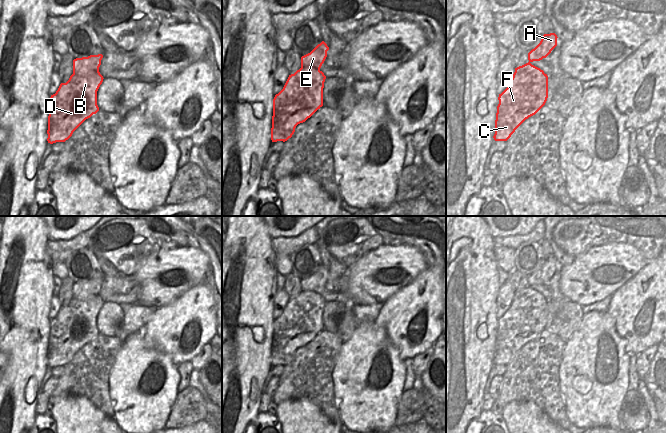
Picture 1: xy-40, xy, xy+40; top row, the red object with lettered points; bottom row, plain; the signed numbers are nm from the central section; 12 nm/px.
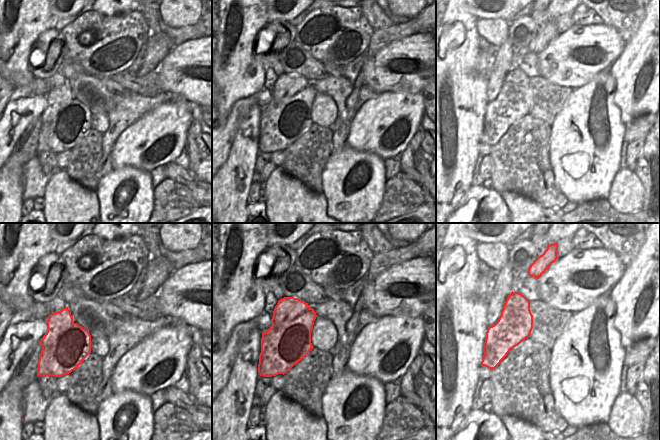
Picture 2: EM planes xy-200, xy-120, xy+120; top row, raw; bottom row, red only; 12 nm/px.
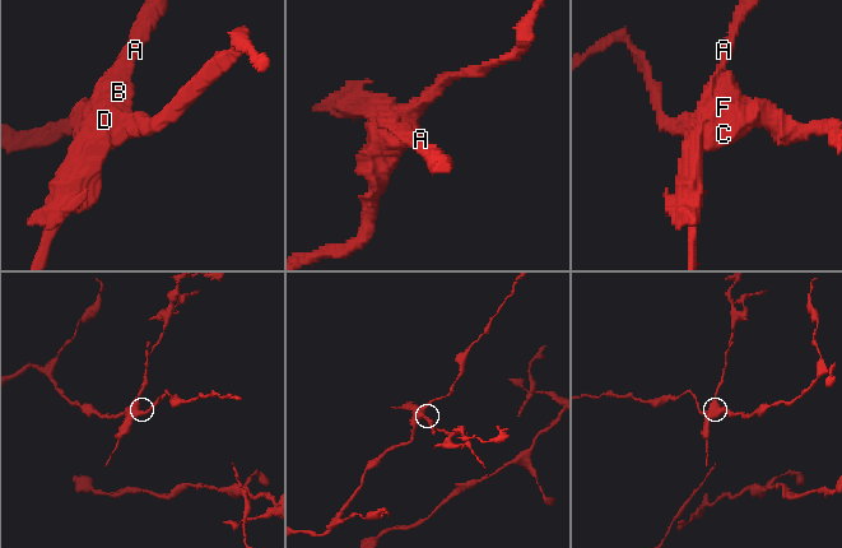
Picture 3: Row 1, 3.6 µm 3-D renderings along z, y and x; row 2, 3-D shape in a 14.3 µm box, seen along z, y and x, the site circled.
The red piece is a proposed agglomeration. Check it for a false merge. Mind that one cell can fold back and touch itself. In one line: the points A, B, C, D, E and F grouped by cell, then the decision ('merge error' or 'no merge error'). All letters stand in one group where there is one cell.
groups A C D E / B F; merge error

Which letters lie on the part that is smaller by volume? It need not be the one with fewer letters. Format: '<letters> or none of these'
A, C, D, E

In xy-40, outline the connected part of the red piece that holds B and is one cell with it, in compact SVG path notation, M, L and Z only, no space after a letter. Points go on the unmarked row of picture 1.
M94 295L83 301L72 298L66 307L60 308L56 317L51 319L49 325L53 329L58 324L59 335L67 331L70 327L77 327L78 329L84 327L88 330L85 338L91 333L94 335L94 338L96 338L99 335L99 331L97 329L97 315L102 308L103 303L104 302L99 295Z

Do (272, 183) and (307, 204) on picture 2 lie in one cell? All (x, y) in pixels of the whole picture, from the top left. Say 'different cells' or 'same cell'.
same cell

